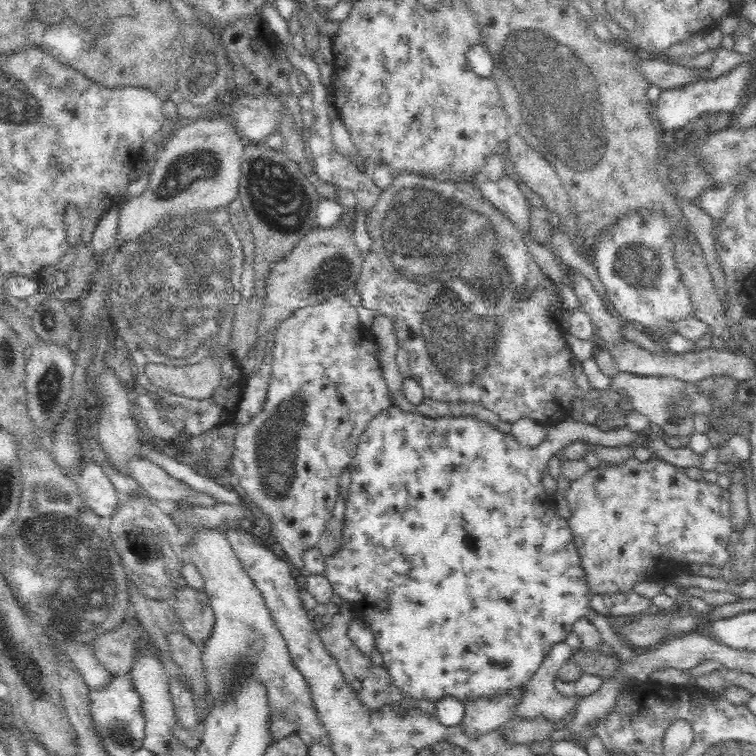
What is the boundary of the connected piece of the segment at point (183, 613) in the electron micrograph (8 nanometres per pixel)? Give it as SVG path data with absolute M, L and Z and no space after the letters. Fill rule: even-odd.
M187 585L184 590L178 590L177 599L174 602L182 627L191 640L200 648L204 649L214 632L214 618L202 618L200 610L203 605L209 604L208 596L204 591L197 591Z

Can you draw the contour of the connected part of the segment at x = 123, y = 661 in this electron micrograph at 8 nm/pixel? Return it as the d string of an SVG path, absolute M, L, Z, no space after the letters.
M116 625L102 635L94 637L98 640L98 644L93 653L108 672L128 673L131 667L134 641L138 638L138 634L139 628Z

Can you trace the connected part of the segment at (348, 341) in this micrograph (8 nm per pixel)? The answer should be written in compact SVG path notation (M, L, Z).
M346 294L296 309L272 333L267 402L255 422L246 428L239 427L230 465L237 483L252 498L248 502L268 514L271 532L286 556L302 571L304 552L318 547L324 529L335 518L339 478L354 460L358 438L370 420L391 403L372 335L358 319L356 307Z

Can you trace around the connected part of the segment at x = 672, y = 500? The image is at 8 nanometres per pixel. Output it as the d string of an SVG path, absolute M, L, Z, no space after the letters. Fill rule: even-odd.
M651 456L646 462L634 458L628 464L600 464L583 478L570 481L565 496L572 512L570 526L578 551L584 557L590 587L595 593L611 593L618 589L627 591L634 581L646 579L642 575L646 569L674 577L680 562L711 563L721 568L729 558L728 538L734 529L729 490L704 479L693 480L682 468L664 458Z

